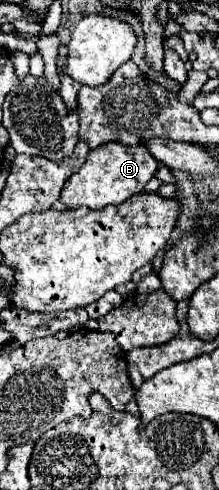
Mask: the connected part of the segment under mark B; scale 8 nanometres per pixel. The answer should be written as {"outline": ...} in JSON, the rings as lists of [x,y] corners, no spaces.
{"outline":[[[106,143],[104,147],[96,147],[88,153],[88,159],[80,167],[78,173],[74,173],[62,189],[60,201],[68,205],[68,209],[74,207],[90,207],[90,209],[104,209],[106,205],[120,205],[128,197],[140,193],[144,185],[152,179],[154,171],[158,169],[156,159],[148,153],[144,145],[128,147],[124,143]]]}

